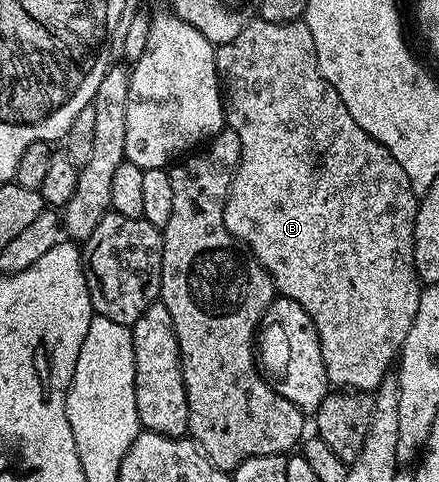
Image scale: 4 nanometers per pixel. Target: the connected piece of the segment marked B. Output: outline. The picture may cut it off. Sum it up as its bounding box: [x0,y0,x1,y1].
[216,18,423,393]

